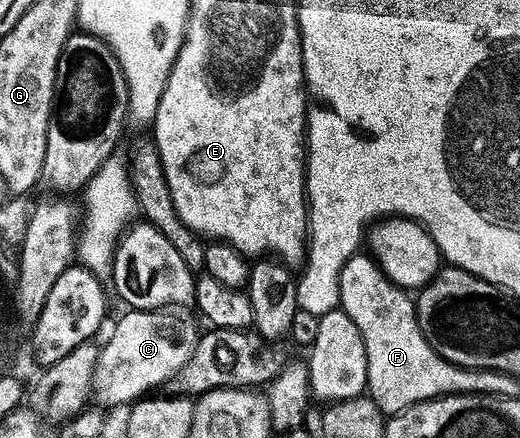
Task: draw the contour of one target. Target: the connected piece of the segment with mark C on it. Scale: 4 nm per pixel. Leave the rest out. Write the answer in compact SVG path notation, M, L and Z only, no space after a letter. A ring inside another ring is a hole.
M186 308L173 312L126 312L118 322L110 343L98 356L98 371L92 383L96 402L111 408L145 399L157 386L165 387L192 360L198 347L199 319ZM198 321L198 322L197 322ZM152 390L152 391L149 391Z

